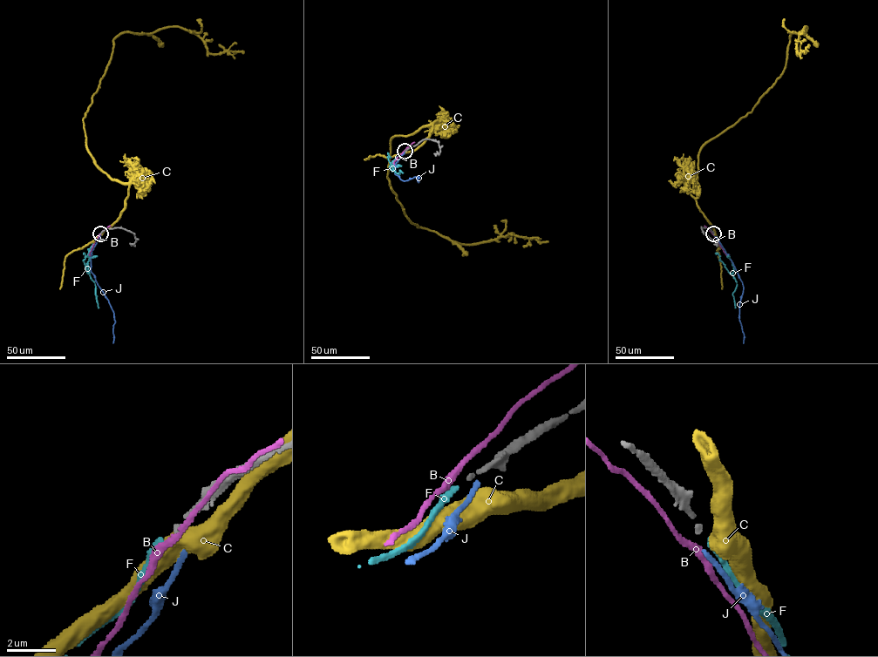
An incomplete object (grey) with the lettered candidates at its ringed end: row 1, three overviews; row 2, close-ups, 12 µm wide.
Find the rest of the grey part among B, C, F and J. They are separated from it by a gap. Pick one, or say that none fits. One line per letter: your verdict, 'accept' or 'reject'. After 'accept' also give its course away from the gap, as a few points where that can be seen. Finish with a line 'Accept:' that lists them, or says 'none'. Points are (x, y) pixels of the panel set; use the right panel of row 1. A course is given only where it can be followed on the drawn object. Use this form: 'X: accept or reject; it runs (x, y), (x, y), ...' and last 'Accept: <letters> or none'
B: reject
C: reject
F: accept; it runs (714, 233), (732, 262), (737, 284), (732, 294), (735, 308)
J: reject
Accept: F

